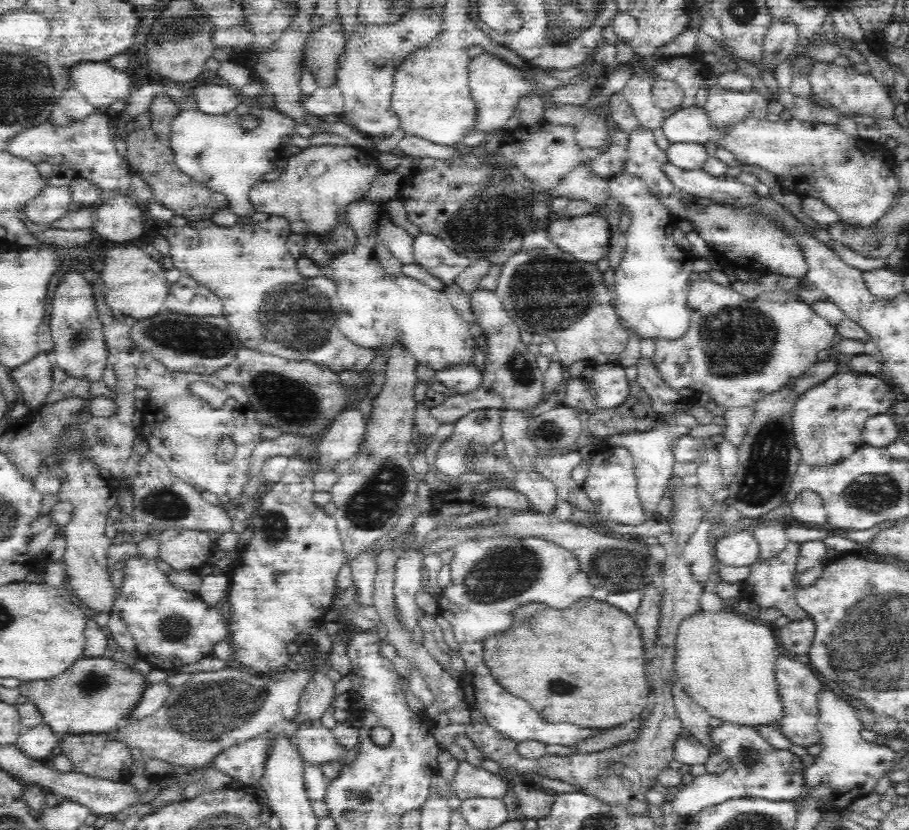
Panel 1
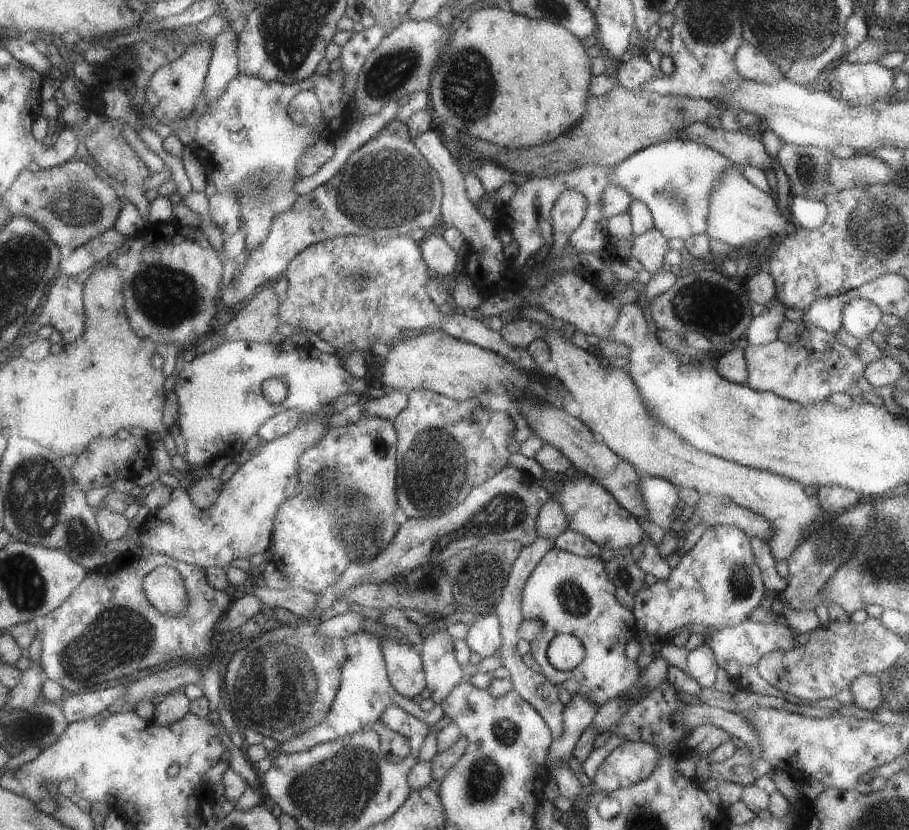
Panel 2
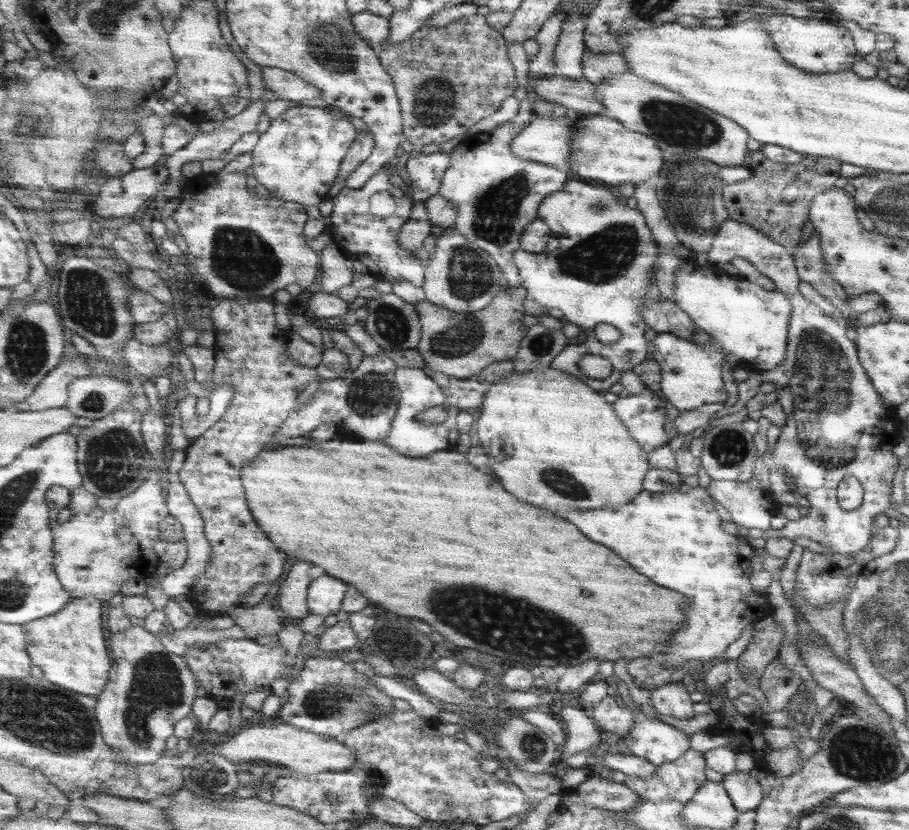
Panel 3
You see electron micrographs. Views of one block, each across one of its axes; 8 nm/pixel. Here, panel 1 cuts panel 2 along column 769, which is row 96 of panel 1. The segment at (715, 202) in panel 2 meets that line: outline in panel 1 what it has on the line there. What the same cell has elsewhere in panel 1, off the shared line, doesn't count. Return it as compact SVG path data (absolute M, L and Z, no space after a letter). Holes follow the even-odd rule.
M202 86L196 90L198 96L198 108L202 110L202 114L208 116L226 116L232 114L242 100L236 98L234 90L224 88L224 86Z

